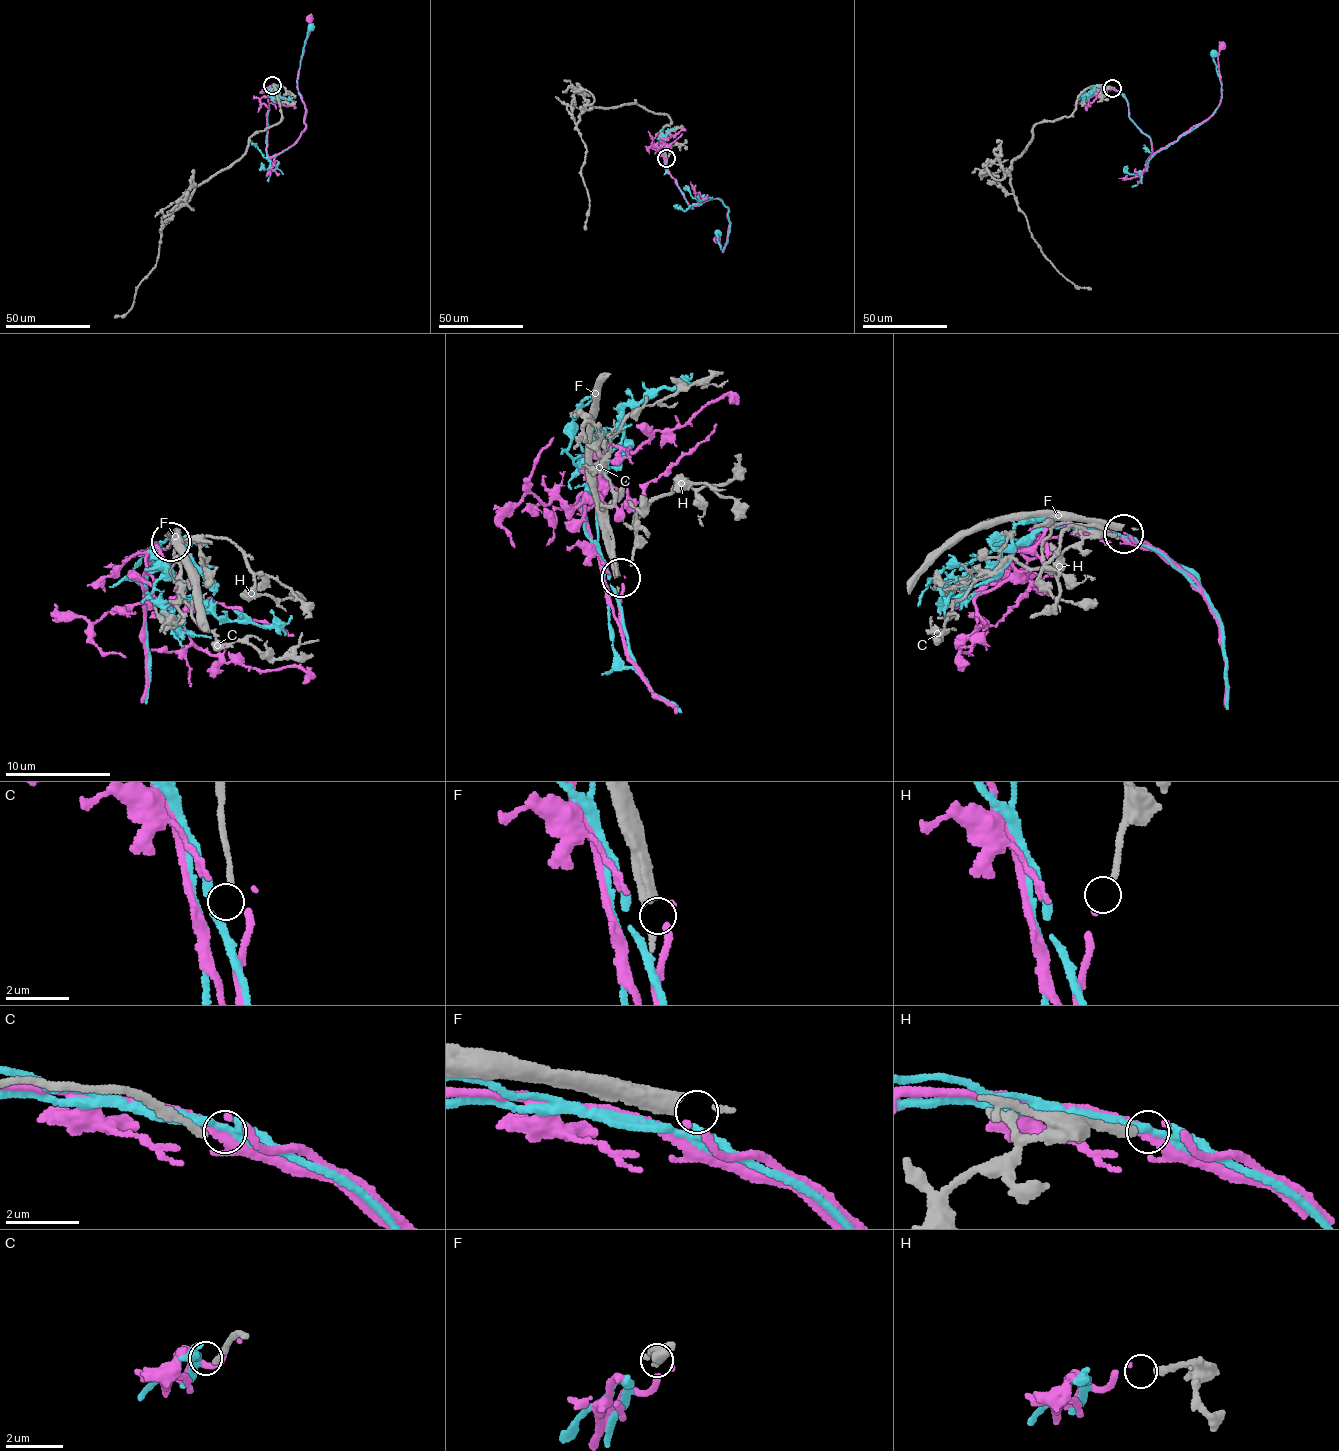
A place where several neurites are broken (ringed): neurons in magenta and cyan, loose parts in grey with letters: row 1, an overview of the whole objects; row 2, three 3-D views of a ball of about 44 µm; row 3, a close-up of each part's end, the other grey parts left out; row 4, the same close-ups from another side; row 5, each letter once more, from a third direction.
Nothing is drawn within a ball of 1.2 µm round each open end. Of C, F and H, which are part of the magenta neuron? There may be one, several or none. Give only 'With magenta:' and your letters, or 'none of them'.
With magenta: H

